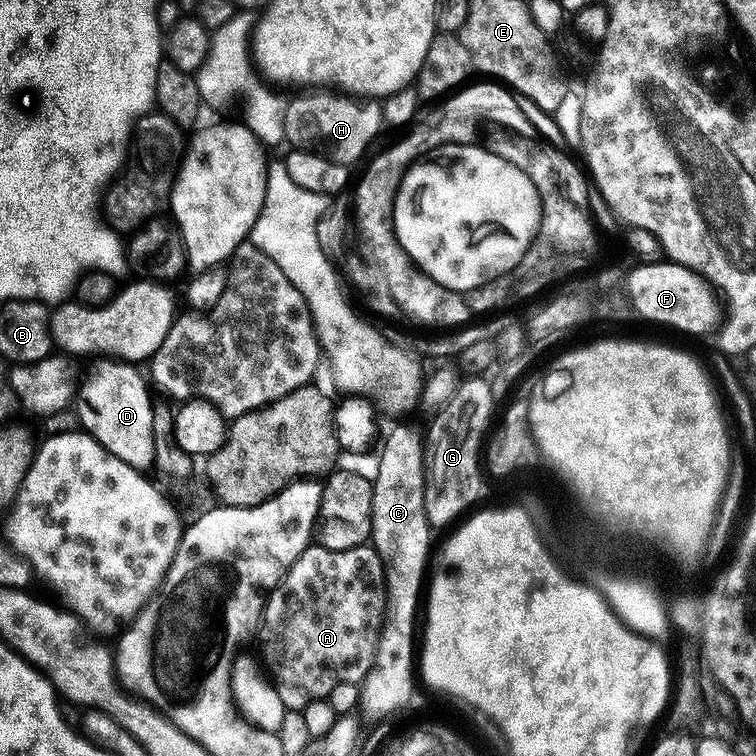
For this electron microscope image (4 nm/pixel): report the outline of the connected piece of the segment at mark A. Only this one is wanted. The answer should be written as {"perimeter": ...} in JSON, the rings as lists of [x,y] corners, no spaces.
{"perimeter":[[[309,546],[288,568],[280,583],[267,593],[258,640],[264,643],[264,660],[268,663],[276,696],[288,710],[303,710],[310,702],[328,697],[338,682],[360,684],[372,668],[376,637],[380,631],[386,589],[384,563],[371,546],[326,548]]]}

